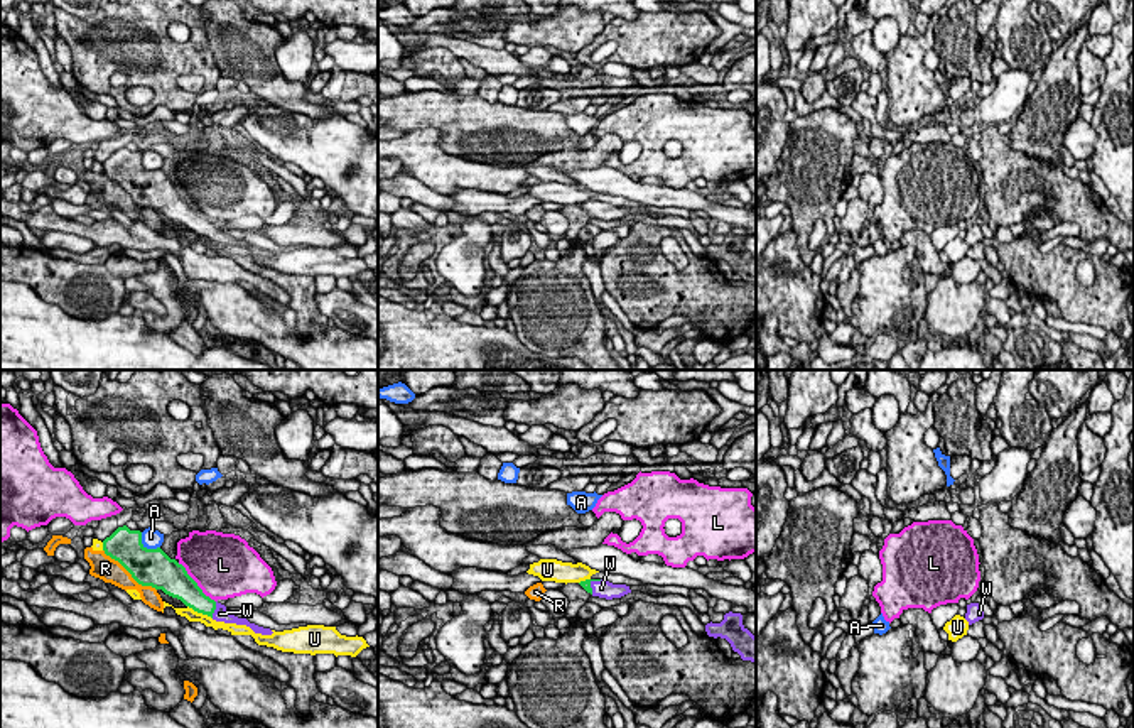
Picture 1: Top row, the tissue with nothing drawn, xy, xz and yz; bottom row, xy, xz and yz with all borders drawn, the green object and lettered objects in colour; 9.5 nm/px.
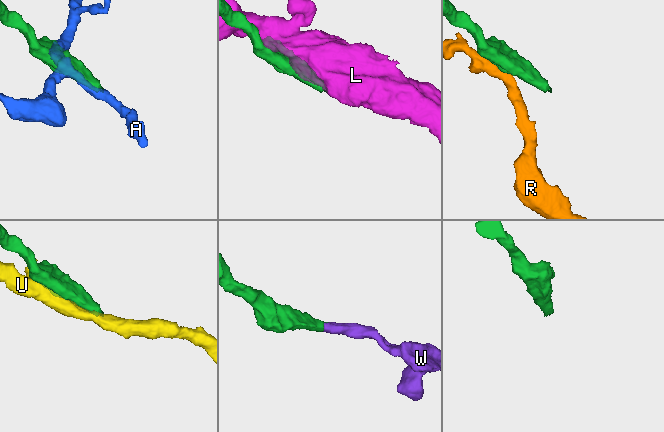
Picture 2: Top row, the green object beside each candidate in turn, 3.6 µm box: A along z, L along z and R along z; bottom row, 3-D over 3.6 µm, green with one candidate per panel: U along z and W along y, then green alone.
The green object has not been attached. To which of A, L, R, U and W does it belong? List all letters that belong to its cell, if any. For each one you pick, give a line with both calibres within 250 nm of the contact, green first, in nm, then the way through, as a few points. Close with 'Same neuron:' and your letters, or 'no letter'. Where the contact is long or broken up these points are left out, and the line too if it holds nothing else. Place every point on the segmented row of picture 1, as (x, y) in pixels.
W: Thickness 220 nm (green) against 130 nm. Path across: xy (193, 597), (215, 608), (220, 613)
Same neuron: W

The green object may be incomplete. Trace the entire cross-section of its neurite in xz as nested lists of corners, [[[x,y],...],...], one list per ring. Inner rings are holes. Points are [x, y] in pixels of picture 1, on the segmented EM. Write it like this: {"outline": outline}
{"outline": [[[586,579],[586,581],[580,581],[579,584],[592,596],[599,596],[606,600],[621,598],[631,593],[629,586],[626,584],[613,584],[602,579]]]}

